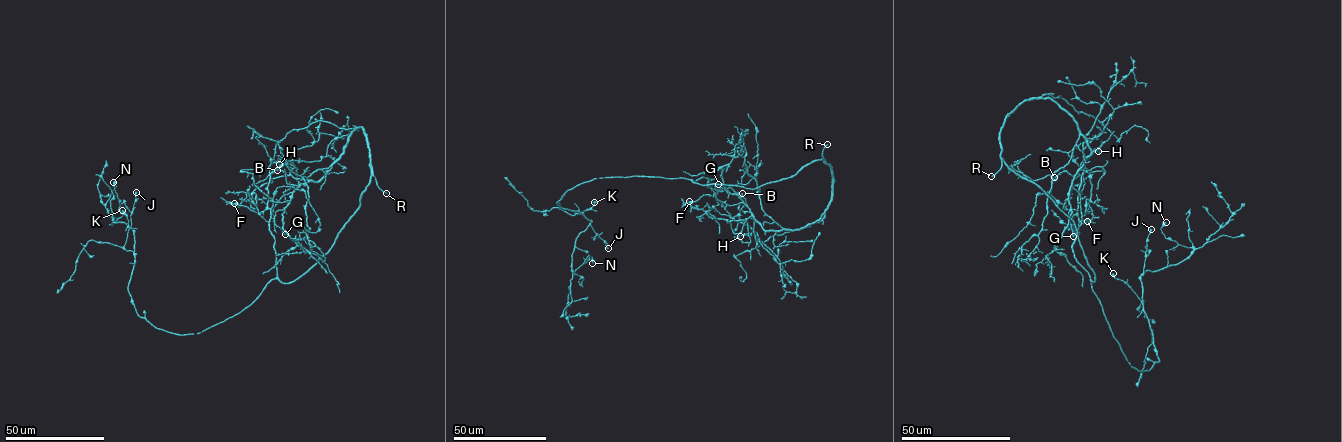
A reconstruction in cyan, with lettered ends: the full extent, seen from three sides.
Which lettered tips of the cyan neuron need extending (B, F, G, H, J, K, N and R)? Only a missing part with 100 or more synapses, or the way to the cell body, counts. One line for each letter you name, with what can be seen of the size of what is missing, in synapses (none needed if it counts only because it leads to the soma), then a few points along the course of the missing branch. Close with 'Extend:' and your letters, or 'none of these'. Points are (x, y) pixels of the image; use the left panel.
R: Course of what is missing: (386, 193), (406, 202), (403, 191)
Extend: R

